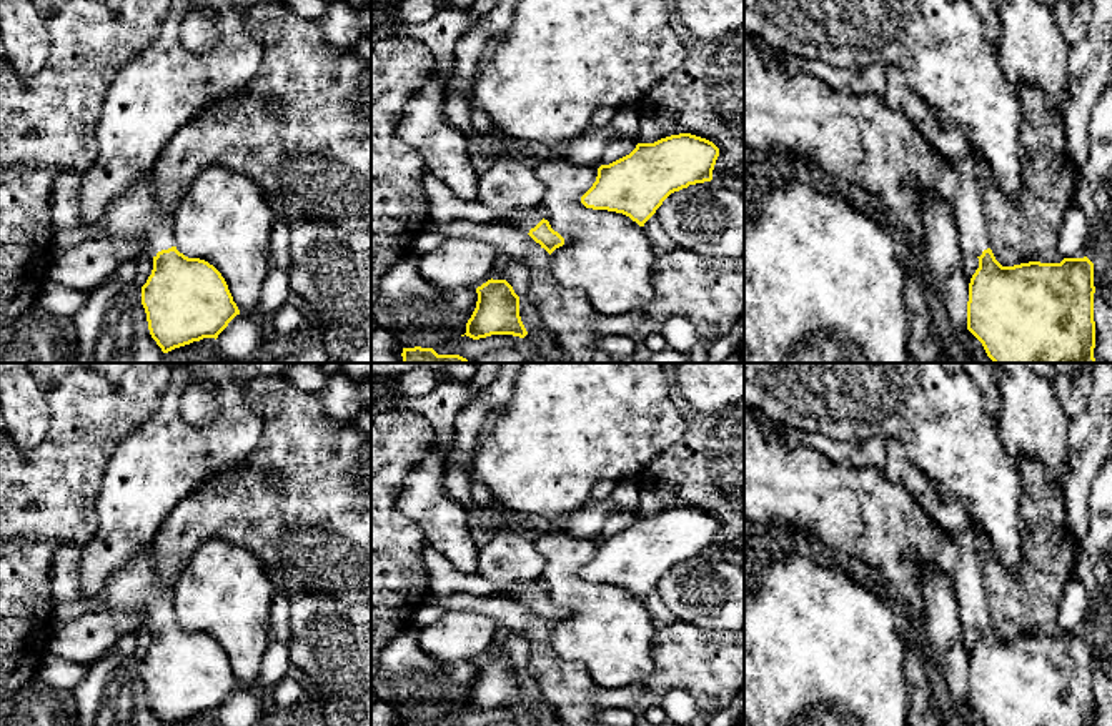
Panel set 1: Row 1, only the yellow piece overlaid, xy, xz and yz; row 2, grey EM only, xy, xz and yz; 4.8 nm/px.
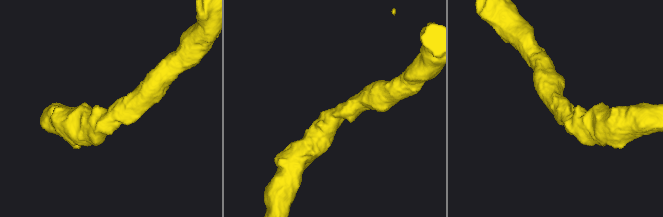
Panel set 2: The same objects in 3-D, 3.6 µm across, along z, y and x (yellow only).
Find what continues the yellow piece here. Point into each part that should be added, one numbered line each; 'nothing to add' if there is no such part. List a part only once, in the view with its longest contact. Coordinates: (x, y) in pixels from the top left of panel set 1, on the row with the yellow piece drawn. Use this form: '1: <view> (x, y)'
1: xy (135, 215)

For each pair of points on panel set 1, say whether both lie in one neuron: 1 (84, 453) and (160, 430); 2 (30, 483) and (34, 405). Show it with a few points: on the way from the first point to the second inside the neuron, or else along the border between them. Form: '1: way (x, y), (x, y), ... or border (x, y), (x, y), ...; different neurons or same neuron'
1: border (148, 418), (120, 442), (100, 478); different neurons
2: border (50, 413), (47, 435), (22, 457); different neurons

